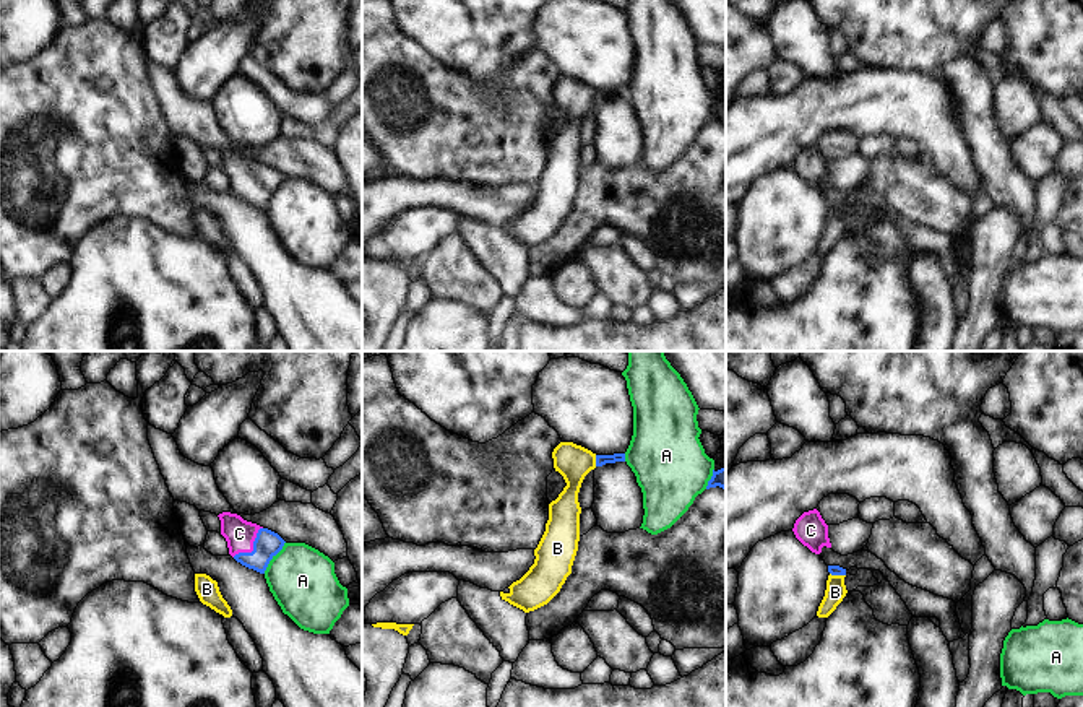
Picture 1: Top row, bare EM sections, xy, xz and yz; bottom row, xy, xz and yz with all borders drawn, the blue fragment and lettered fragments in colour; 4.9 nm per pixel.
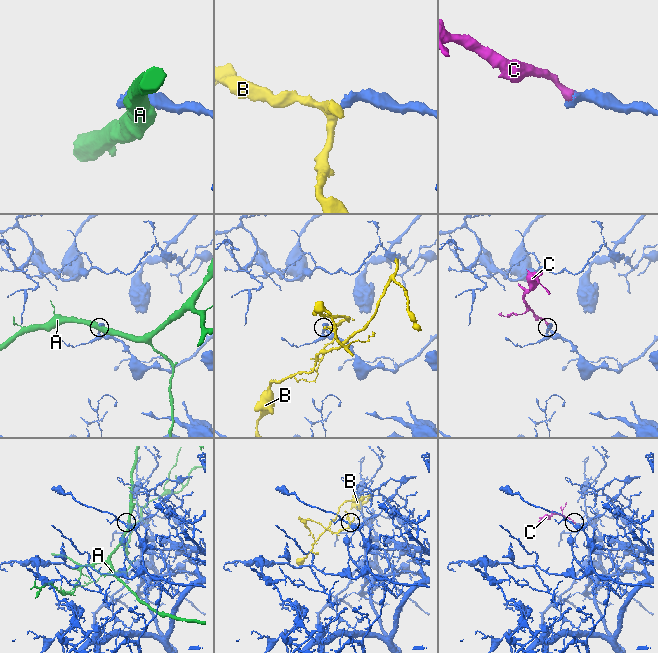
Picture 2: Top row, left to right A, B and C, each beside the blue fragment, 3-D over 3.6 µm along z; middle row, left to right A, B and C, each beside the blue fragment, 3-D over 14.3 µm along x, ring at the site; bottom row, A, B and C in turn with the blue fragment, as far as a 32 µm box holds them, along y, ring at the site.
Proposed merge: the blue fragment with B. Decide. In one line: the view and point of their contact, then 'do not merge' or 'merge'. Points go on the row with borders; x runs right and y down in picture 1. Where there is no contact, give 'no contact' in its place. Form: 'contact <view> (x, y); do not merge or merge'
contact xz (596, 460); do not merge

